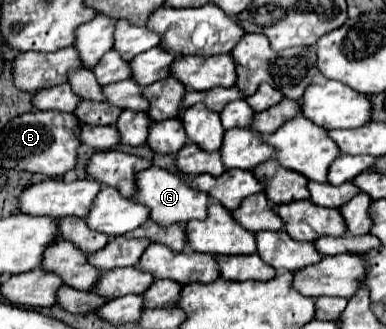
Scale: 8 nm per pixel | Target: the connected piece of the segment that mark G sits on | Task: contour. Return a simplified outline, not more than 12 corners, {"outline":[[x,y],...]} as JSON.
{"outline":[[158,166],[136,200],[162,226],[204,220],[210,196]]}

